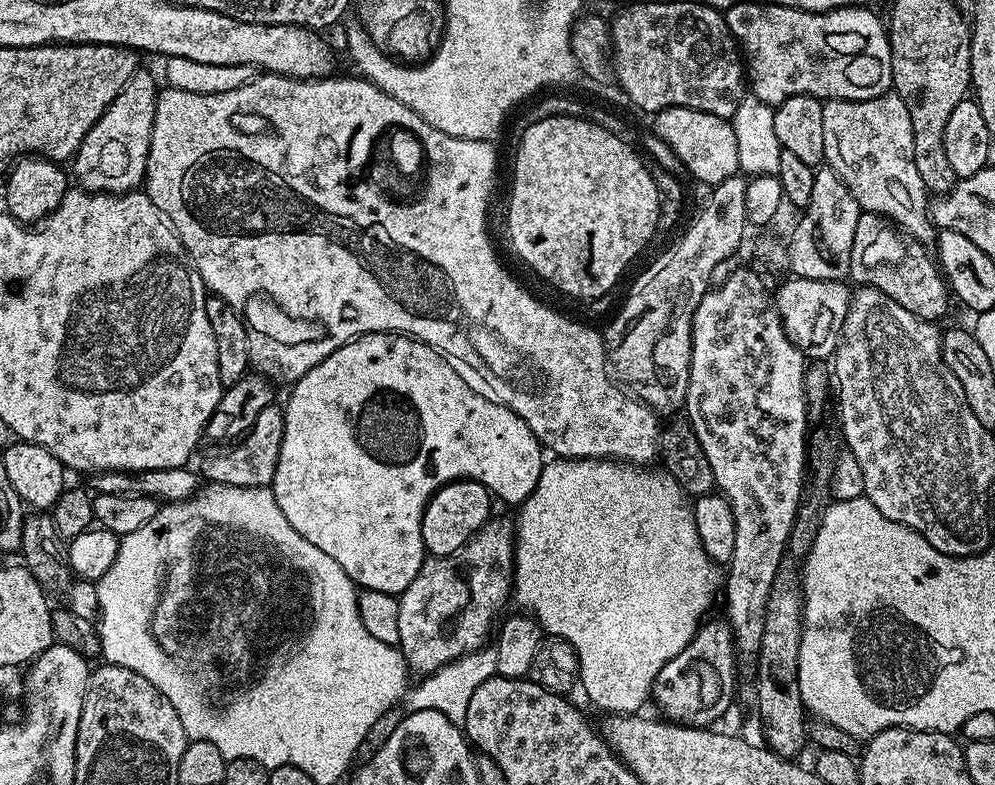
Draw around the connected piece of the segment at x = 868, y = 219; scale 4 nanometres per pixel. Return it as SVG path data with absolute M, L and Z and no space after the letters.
M861 211L854 230L854 247L850 249L848 274L851 283L882 290L882 294L894 298L894 302L910 310L910 314L923 320L940 322L948 312L950 288L937 261L928 257L928 251L925 245L901 232L892 221Z

